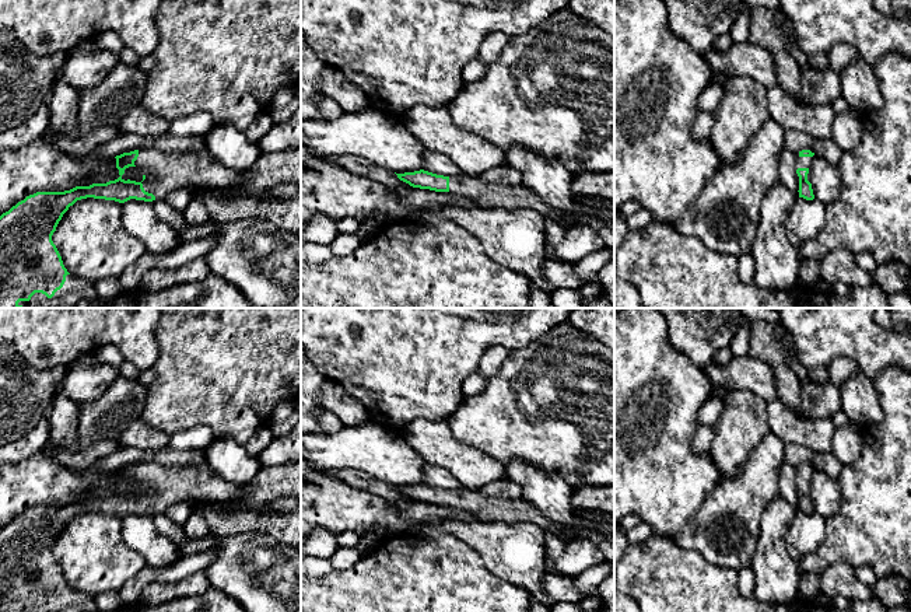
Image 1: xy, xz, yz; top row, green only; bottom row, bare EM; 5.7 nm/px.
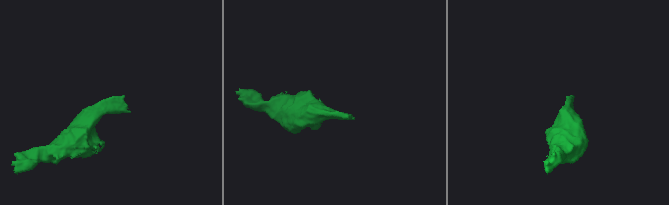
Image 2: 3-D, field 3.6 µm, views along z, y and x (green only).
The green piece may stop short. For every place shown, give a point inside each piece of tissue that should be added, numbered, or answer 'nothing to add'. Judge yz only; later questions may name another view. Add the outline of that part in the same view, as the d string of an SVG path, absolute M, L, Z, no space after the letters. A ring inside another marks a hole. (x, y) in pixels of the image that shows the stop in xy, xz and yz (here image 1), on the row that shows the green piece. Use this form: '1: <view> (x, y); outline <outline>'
1: yz (801, 161); outline M796 153L796 169L798 168L810 168L813 157L800 157L799 153Z

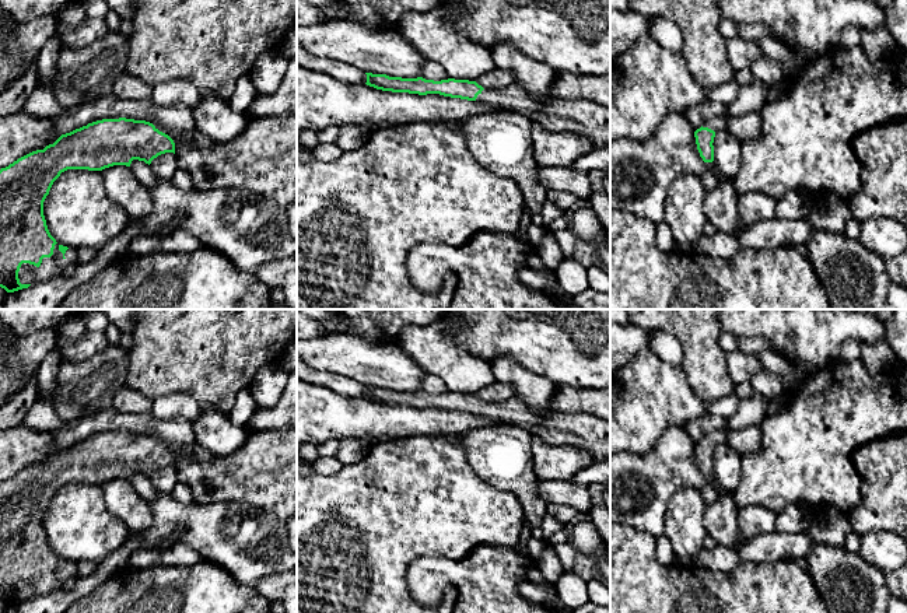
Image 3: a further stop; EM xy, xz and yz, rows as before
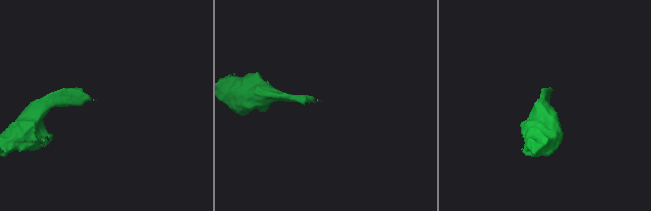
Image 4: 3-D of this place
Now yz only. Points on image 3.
1: yz (717, 123); outline M714 116L710 120L704 122L703 127L708 127L711 130L721 132L726 129L726 119L725 116Z

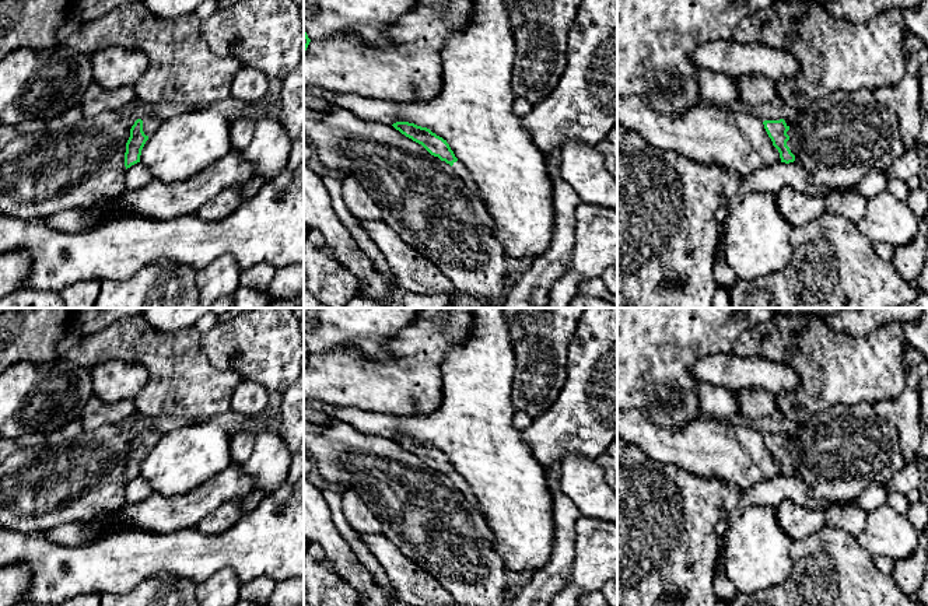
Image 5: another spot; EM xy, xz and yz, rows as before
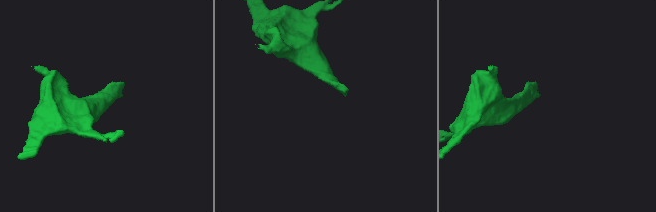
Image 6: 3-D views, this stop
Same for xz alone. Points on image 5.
1: xz (459, 168); outline M461 161L454 162L452 169L455 171L455 174L456 174L458 176L461 176L461 178L465 181L465 183L466 183L474 193L479 195L479 188L477 188L477 185L473 182L470 172L469 172L469 169L466 168L466 165L465 165L463 162L461 162Z

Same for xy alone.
1: xy (150, 123); outline M143 116L141 120L143 120L143 132L148 137L160 127L162 122L155 116Z

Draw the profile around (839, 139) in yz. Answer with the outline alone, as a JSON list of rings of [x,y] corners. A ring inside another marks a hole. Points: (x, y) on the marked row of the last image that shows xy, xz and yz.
[[[868,88],[834,91],[806,109],[785,109],[782,119],[789,125],[795,161],[802,165],[808,182],[816,186],[851,188],[871,171],[886,171],[896,158],[908,153],[896,112],[880,105]]]

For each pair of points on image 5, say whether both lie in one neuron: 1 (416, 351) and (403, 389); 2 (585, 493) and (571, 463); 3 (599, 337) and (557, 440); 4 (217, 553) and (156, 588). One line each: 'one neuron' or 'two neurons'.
1: one neuron
2: one neuron
3: one neuron
4: two neurons

